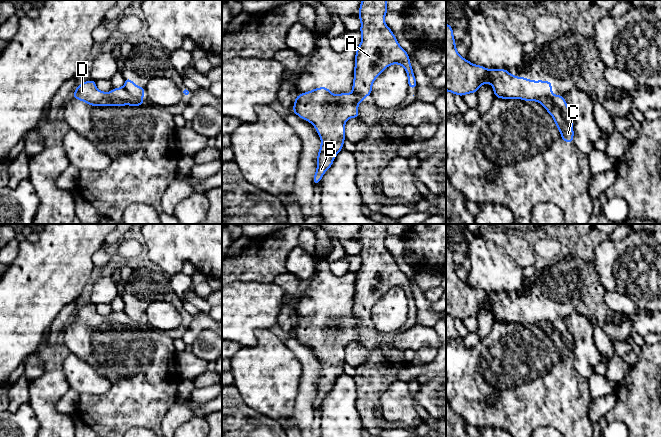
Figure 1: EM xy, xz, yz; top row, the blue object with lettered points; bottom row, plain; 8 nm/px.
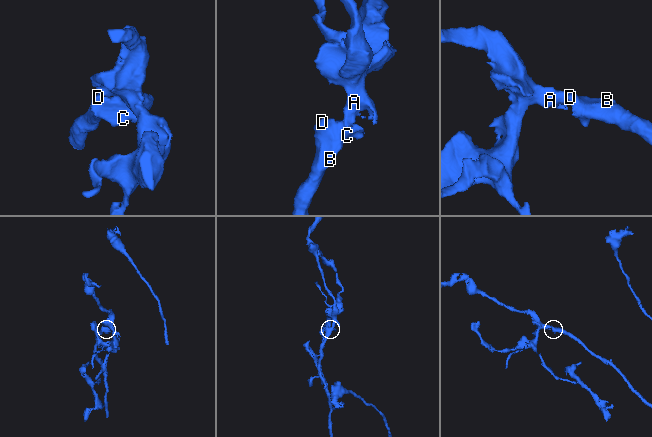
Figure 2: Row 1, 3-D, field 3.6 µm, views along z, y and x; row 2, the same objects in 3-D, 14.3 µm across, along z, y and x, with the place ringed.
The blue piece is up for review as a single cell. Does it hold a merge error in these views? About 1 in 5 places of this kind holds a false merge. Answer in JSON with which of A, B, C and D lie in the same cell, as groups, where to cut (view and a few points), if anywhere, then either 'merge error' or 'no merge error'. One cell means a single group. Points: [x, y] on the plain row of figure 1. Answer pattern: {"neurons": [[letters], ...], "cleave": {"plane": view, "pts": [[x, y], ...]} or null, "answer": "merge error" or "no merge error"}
{"neurons": [["A"], ["B", "C", "D"]], "cleave": {"plane": "xy", "pts": [[122, 311], [132, 320], [142, 325]]}, "answer": "merge error"}

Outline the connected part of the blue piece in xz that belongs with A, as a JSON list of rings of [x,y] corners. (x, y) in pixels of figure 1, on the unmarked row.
[[[362,224],[358,234],[361,245],[360,256],[362,264],[355,279],[354,305],[352,309],[353,318],[357,321],[355,330],[358,332],[359,327],[368,319],[372,318],[372,307],[377,300],[381,298],[388,290],[400,288],[404,291],[408,300],[408,311],[416,314],[417,307],[413,293],[406,274],[404,274],[395,262],[394,257],[385,247],[385,239],[388,235],[386,227],[388,224]]]

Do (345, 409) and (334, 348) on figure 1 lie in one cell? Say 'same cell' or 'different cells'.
different cells

